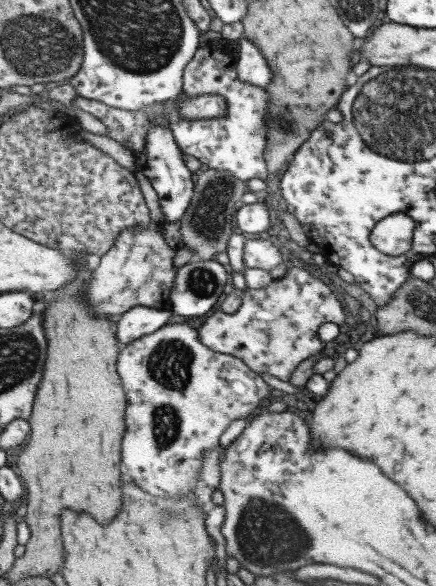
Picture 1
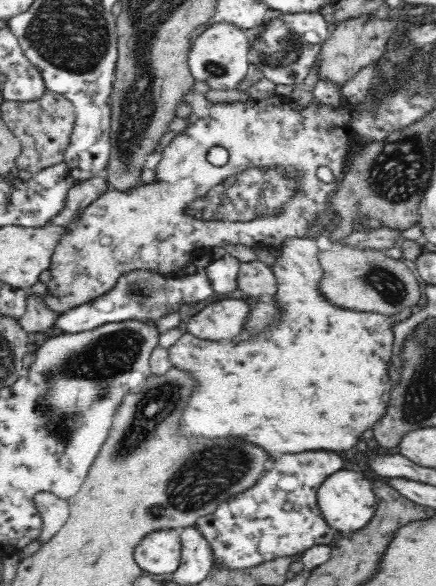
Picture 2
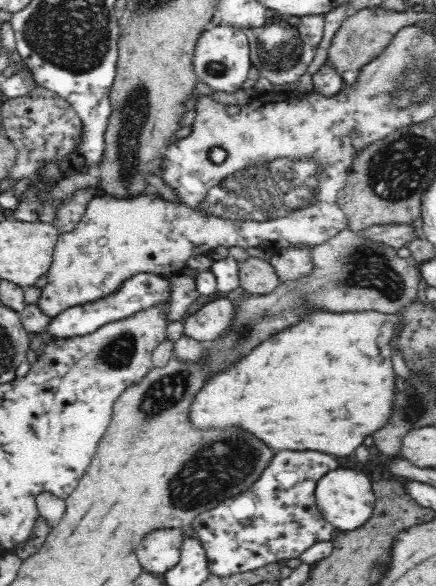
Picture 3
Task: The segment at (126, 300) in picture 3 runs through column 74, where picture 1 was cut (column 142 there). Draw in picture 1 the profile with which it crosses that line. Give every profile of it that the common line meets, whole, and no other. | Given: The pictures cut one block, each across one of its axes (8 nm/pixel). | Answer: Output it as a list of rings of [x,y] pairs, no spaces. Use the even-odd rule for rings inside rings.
[[[136,306],[117,316],[115,334],[121,344],[127,344],[136,338],[151,334],[167,324],[173,312],[167,309],[154,309]]]

